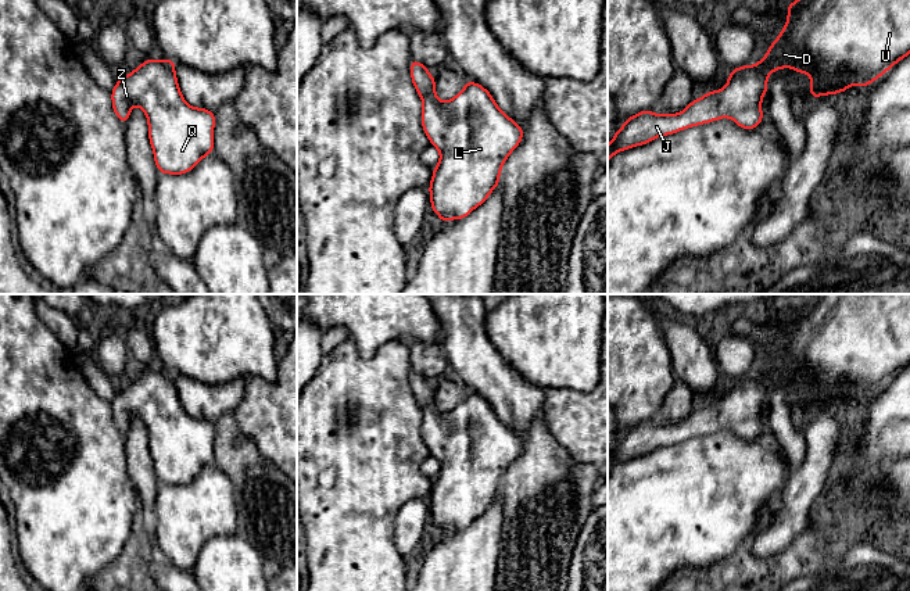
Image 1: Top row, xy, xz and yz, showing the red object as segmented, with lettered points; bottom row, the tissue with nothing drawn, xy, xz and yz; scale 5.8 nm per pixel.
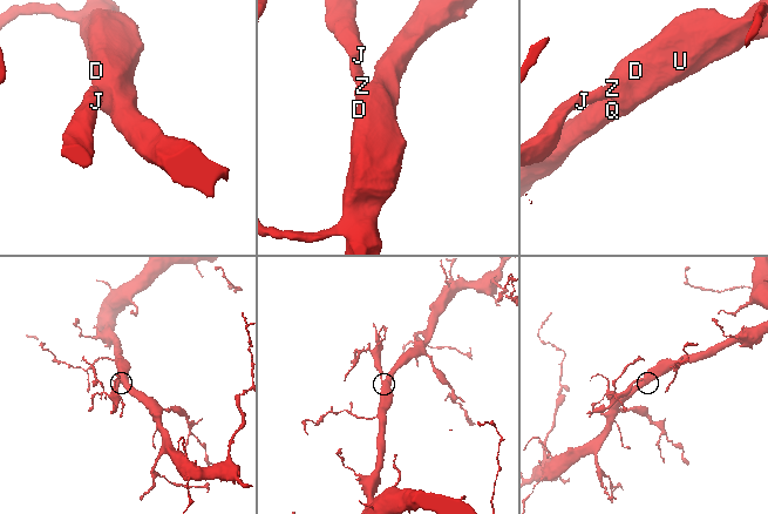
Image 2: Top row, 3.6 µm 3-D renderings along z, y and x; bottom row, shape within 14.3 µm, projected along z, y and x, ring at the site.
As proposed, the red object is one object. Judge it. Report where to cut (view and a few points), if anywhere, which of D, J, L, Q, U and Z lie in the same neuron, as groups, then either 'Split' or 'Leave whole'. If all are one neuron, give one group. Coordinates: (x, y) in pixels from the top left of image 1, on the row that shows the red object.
No split. Groups: D J L Q U Z. Leave whole

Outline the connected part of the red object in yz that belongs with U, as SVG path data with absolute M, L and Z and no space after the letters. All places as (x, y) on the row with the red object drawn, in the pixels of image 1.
M796 0L788 3L788 18L777 40L769 46L767 54L756 65L744 65L731 69L727 85L719 90L710 90L678 114L653 114L644 110L626 119L608 146L608 162L617 153L642 146L656 137L673 135L691 126L709 123L721 118L731 118L745 130L752 130L763 121L762 98L767 90L767 79L773 71L793 68L793 74L805 72L810 76L812 100L818 96L838 94L850 85L868 86L898 61L910 54L910 0Z

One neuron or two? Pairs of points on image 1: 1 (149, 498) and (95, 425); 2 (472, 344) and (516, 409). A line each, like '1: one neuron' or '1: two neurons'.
1: two neurons
2: one neuron

